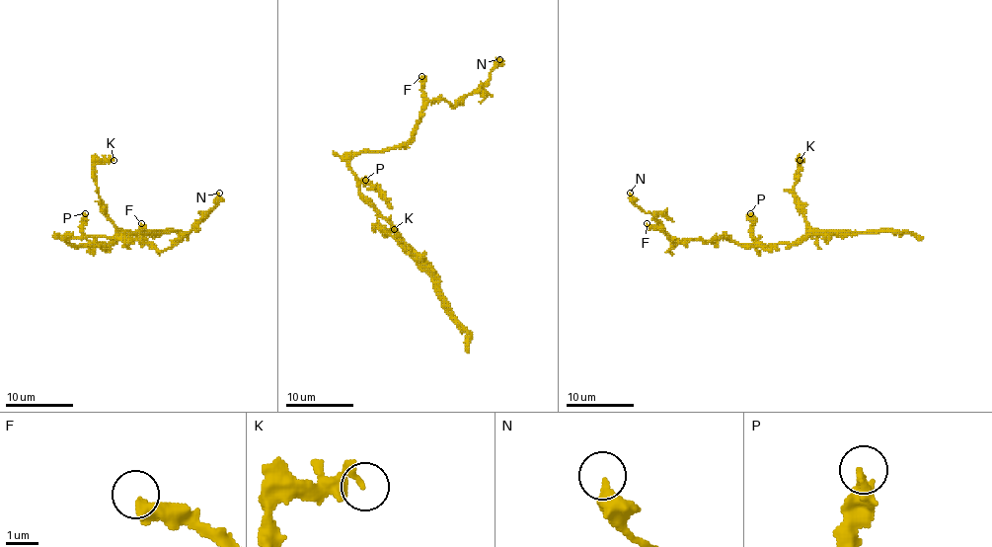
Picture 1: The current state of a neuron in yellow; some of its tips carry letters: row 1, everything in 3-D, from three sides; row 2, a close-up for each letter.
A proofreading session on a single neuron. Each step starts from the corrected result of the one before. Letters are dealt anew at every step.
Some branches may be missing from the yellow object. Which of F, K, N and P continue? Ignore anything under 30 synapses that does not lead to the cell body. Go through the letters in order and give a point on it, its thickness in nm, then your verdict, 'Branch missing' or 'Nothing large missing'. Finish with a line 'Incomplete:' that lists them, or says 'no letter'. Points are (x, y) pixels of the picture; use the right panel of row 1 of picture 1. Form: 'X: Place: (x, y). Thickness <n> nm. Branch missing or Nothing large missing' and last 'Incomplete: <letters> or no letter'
F: Place: (647, 223). Thickness 550 nm. Nothing large missing
K: Place: (800, 160). Thickness 240 nm. Nothing large missing
N: Place: (630, 193). Thickness 440 nm. Nothing large missing
P: Place: (750, 213). Thickness 420 nm. Nothing large missing
Incomplete: no letter

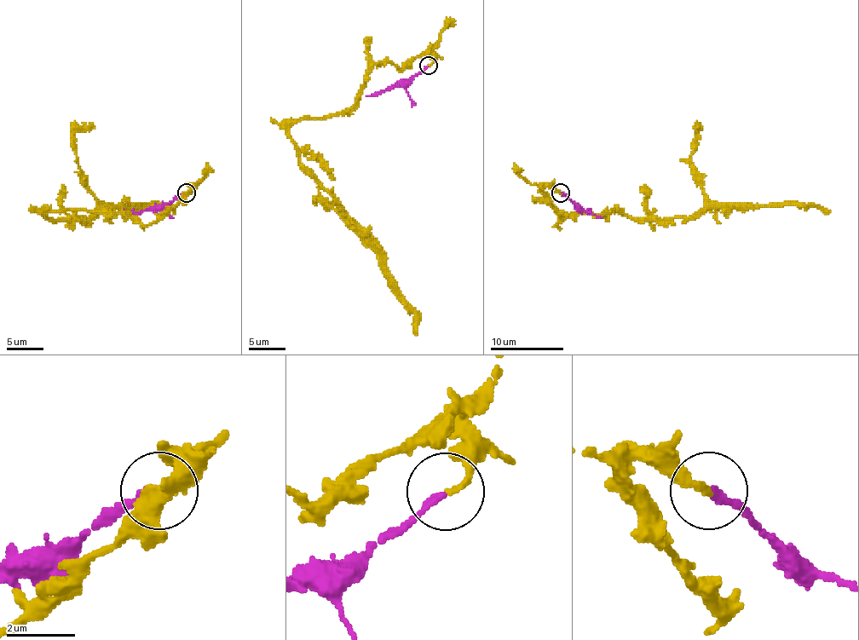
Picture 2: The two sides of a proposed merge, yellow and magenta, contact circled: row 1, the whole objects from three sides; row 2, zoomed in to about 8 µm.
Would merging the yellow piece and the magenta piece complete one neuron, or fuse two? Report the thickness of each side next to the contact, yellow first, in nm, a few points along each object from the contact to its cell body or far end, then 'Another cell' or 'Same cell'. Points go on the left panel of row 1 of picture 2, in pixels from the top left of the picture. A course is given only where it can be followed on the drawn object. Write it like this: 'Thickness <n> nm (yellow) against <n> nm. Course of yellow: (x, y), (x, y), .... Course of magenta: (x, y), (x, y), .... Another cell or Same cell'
Thickness 170 nm (yellow) against 190 nm. Course of yellow: (186, 192), (147, 225), (123, 214), (47, 214), (175, 212). Course of magenta: (186, 192), (142, 212), (123, 209). Same cell

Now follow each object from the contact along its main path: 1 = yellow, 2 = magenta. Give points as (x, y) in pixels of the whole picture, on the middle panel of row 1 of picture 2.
1: (428, 65), (431, 48), (400, 68), (373, 66), (349, 108), (289, 129), (298, 163), (380, 255), (417, 335)
2: (428, 66), (384, 90), (366, 95)

